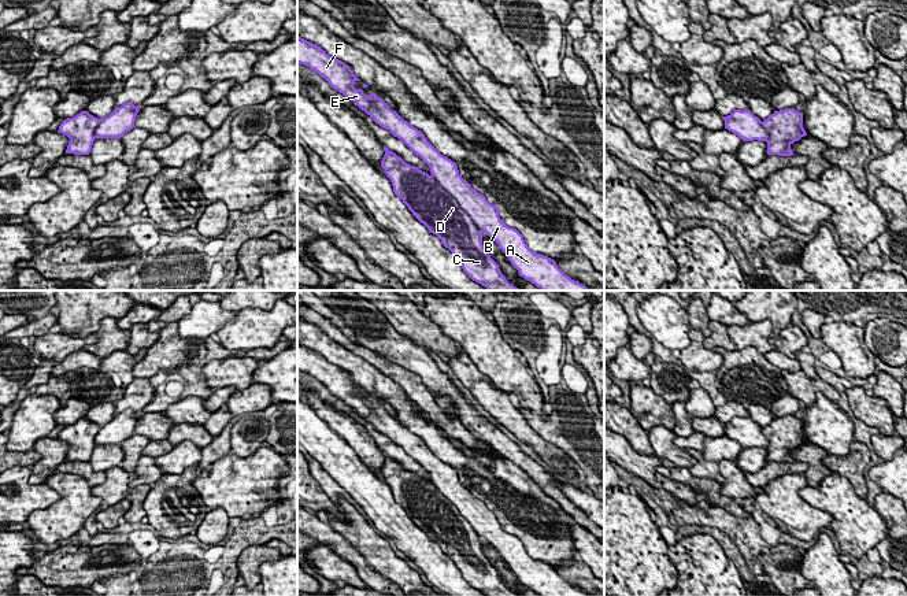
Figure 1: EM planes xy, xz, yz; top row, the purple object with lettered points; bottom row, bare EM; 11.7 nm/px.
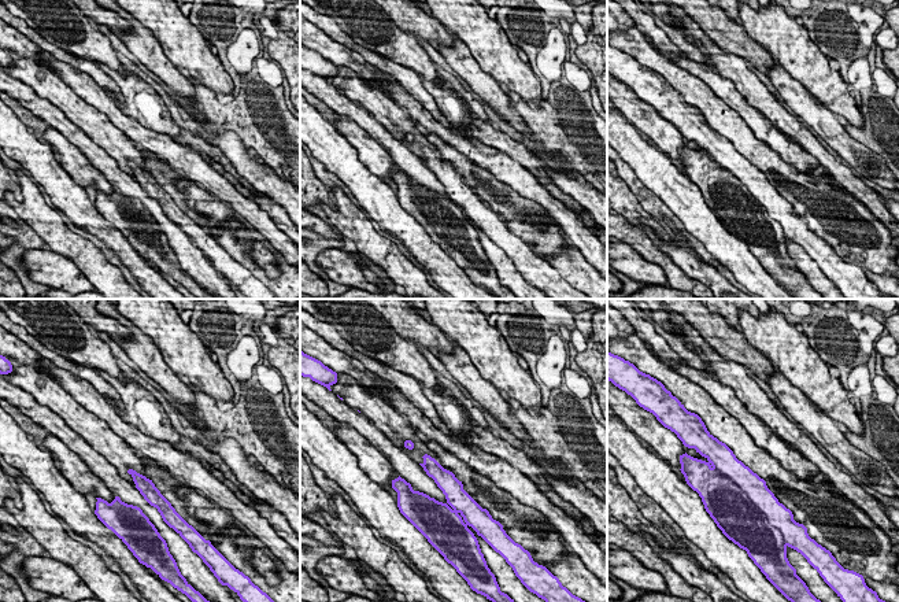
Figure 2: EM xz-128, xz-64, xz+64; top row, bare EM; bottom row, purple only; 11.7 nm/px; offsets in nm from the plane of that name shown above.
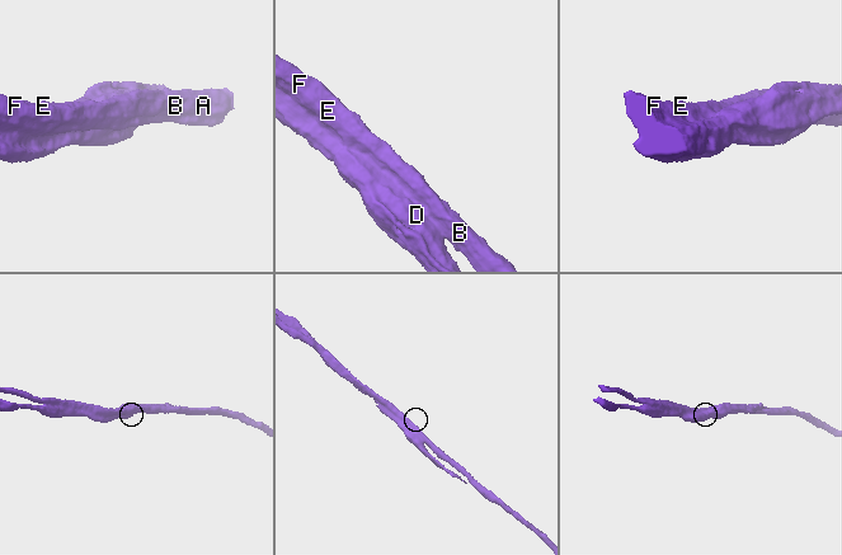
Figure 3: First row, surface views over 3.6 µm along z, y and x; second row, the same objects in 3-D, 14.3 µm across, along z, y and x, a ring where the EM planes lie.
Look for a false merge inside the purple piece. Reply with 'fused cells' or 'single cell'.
fused cells

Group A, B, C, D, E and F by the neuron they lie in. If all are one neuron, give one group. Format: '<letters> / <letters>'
A B E F / C D

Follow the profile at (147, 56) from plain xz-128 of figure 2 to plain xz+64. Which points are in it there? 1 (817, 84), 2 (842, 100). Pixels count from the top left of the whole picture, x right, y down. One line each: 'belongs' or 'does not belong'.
1: does not belong
2: does not belong

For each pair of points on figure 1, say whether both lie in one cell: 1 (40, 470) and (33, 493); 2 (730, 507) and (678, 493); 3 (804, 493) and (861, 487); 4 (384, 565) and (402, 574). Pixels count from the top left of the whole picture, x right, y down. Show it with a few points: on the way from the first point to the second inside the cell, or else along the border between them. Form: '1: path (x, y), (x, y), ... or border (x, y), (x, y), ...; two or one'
1: border (30, 467), (29, 481), (44, 484); two
2: border (680, 481), (702, 492), (707, 499); two
3: border (833, 472), (843, 476), (854, 491), (865, 499); two
4: path (388, 565), (398, 570); one

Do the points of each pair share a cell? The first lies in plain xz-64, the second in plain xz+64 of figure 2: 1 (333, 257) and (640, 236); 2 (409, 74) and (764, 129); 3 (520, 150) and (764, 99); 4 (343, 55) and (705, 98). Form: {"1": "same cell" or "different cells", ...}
{"1": "different cells", "2": "same cell", "3": "same cell", "4": "same cell"}

